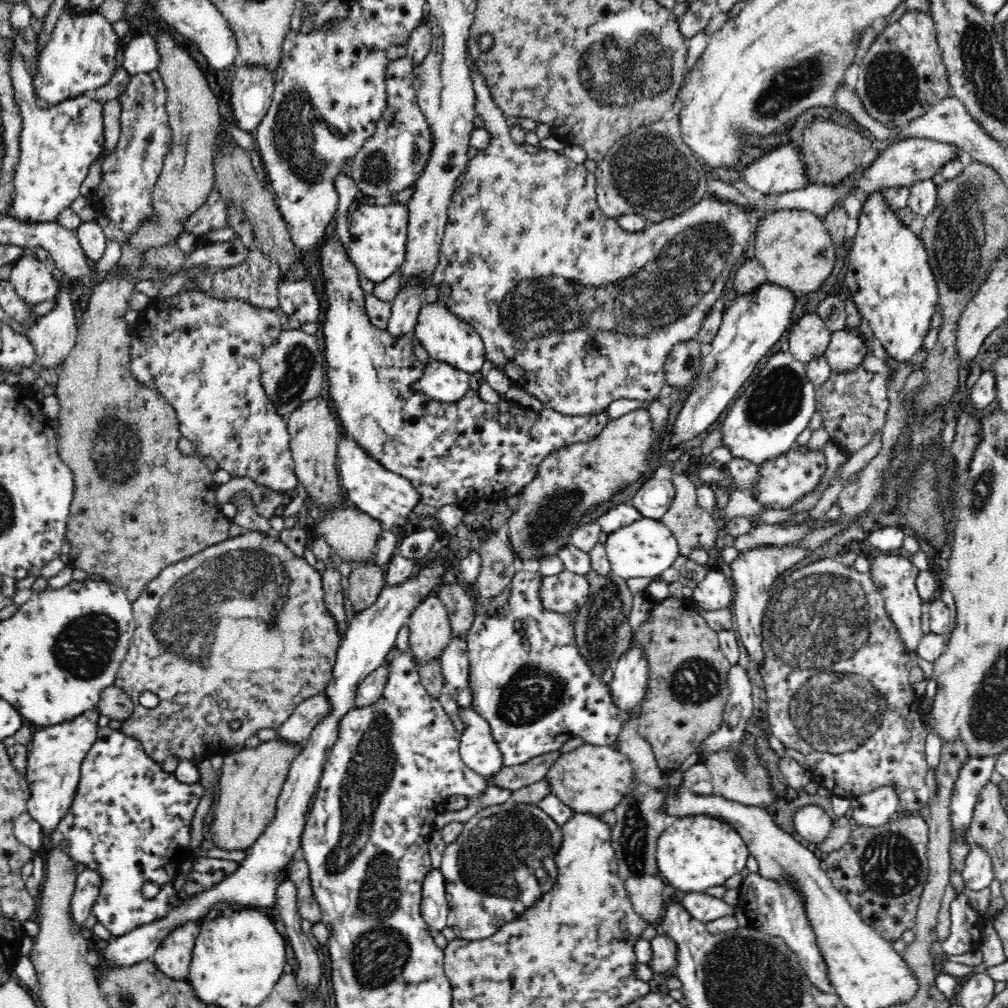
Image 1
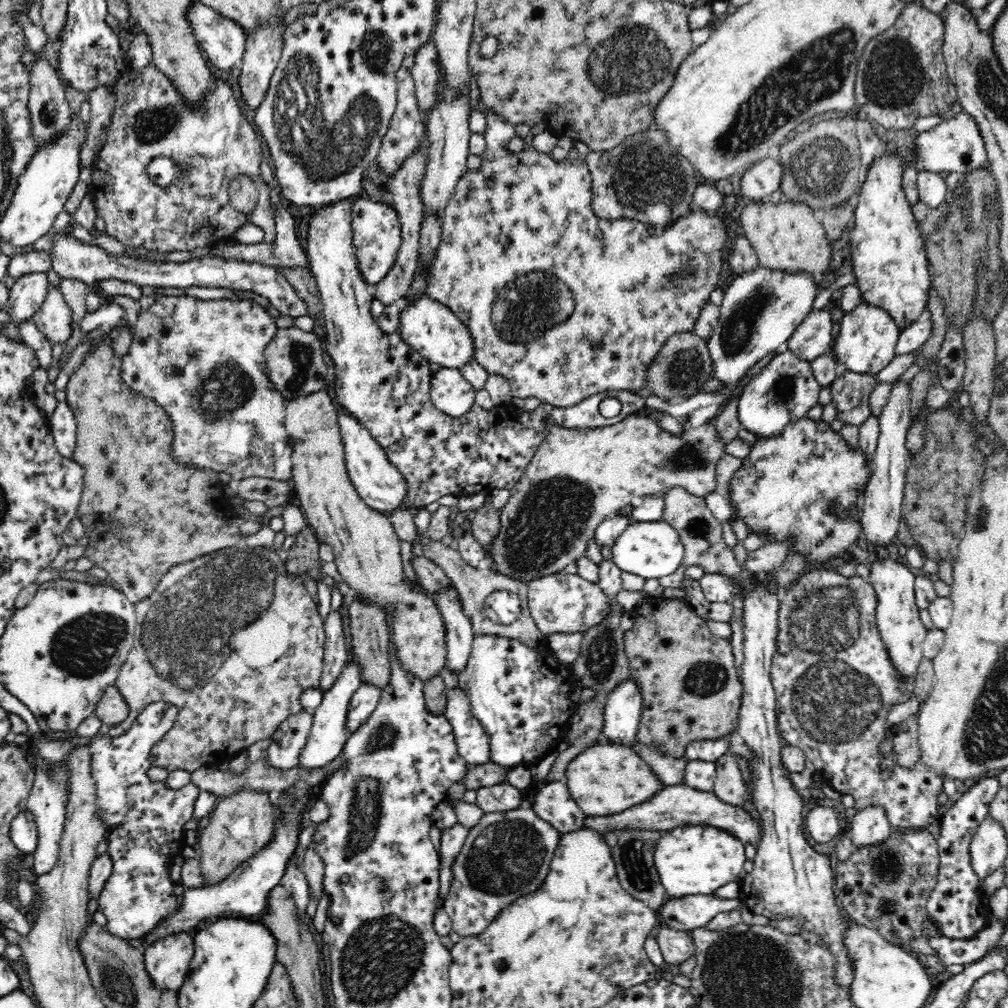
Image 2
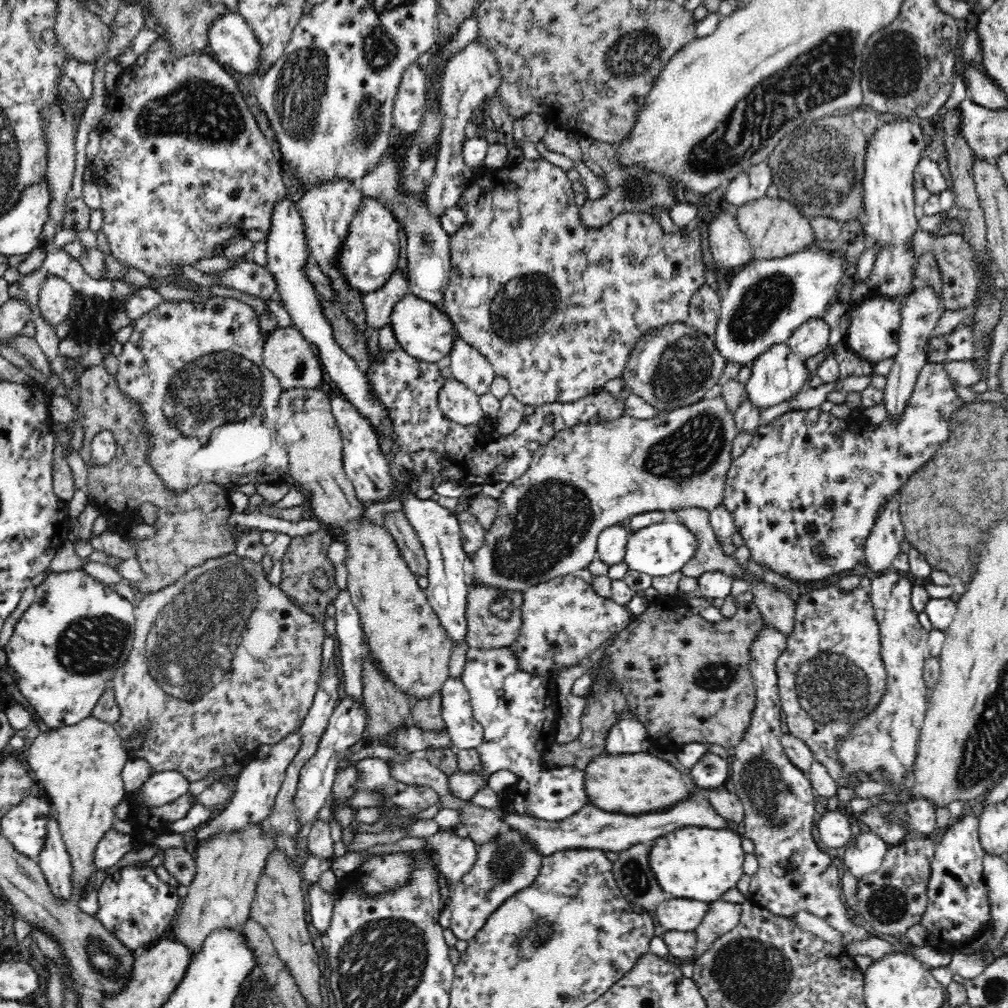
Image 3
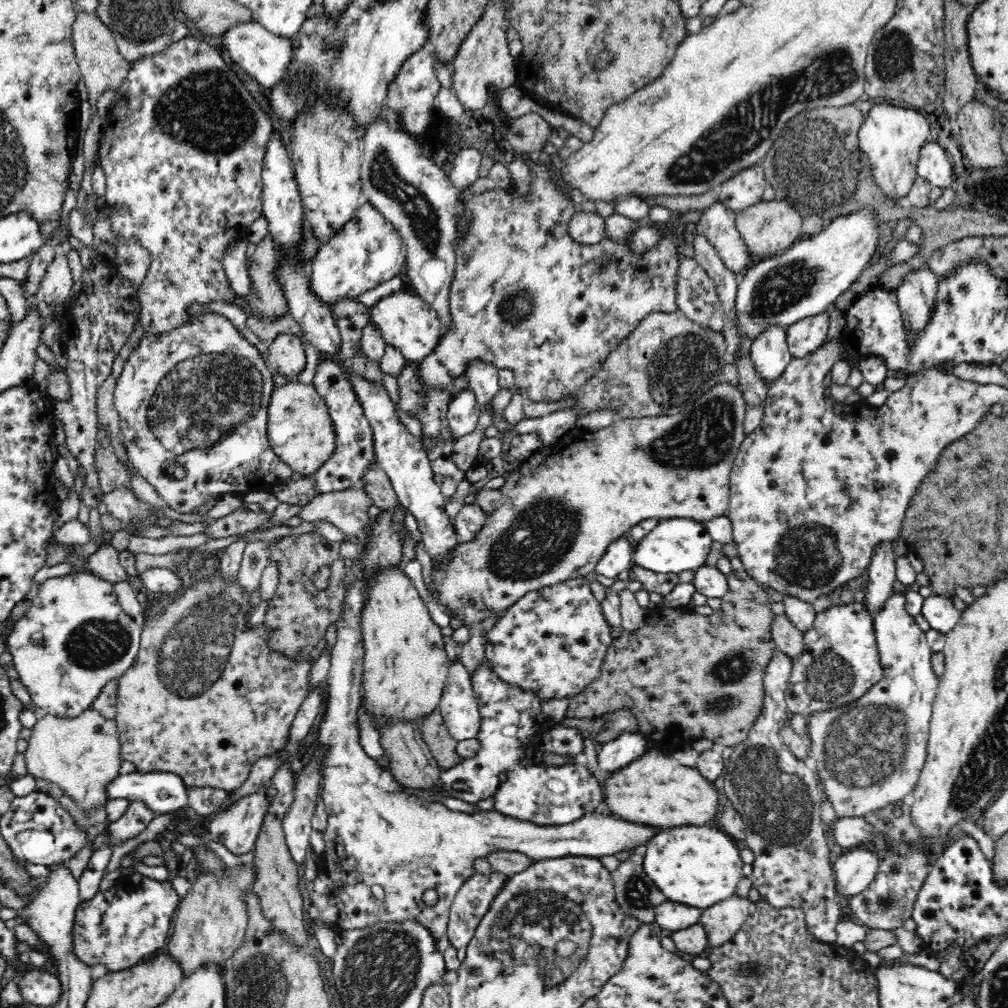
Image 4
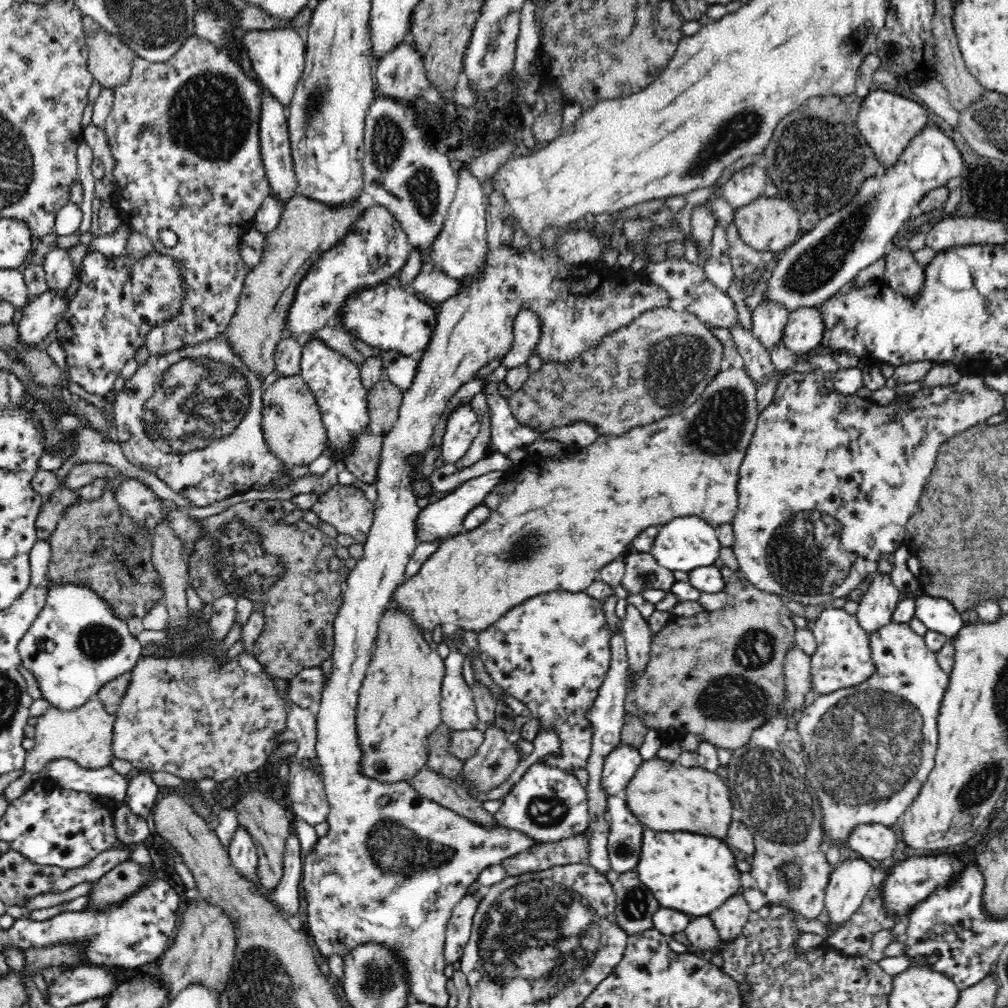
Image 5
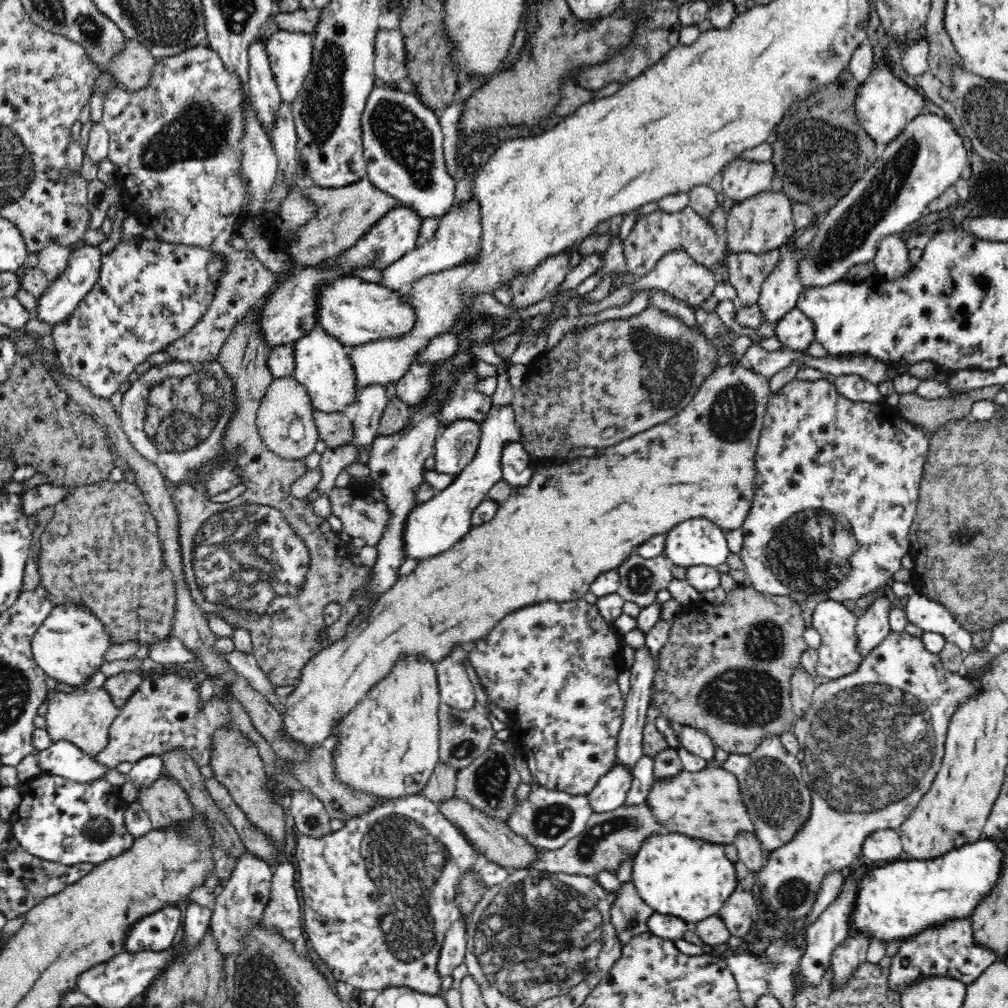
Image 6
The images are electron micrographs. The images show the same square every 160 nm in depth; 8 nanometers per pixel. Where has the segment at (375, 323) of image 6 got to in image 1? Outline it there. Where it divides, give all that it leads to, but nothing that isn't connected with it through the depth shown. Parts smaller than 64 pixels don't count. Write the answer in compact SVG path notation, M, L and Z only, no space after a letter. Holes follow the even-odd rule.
M442 303L423 305L417 318L414 335L431 358L452 365L455 369L467 372L467 374L472 375L474 372L482 370L483 364L487 360L484 341L475 328L450 313Z

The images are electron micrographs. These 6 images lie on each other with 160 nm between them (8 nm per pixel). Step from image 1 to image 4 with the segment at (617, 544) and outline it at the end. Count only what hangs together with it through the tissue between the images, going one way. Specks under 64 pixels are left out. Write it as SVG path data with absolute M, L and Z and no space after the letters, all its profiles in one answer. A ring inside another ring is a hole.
M689 518L661 519L646 536L642 537L642 540L637 542L630 567L624 572L620 572L615 579L627 580L634 567L642 567L664 574L679 574L684 570L696 570L704 565L712 540L713 538L708 534L703 522Z

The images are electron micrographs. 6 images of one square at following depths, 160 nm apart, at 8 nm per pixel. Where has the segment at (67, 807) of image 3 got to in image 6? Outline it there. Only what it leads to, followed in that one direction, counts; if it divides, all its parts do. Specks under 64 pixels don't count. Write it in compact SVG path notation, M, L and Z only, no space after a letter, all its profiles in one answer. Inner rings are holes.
M103 688L96 692L84 690L71 693L58 692L50 699L47 706L48 712L43 717L46 722L46 731L50 737L50 744L66 741L74 744L84 753L94 757L109 741L109 731L112 722L121 714L121 710L112 703L112 697Z

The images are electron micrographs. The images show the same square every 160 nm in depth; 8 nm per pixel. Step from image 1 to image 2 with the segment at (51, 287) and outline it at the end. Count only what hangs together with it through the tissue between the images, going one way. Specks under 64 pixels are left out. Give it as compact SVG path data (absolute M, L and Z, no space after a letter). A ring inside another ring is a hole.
M28 272L28 274L22 274L16 278L14 284L9 288L9 299L3 308L10 313L13 322L32 320L34 314L42 306L53 279L51 274L45 272Z

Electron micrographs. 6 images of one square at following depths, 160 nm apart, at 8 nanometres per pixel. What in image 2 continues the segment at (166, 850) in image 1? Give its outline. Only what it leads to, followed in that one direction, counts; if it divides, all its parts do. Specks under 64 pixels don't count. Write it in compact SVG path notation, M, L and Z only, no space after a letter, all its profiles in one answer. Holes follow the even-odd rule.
M158 701L149 704L141 716L132 724L130 730L122 736L110 734L96 734L89 739L90 767L92 779L96 785L96 819L104 825L104 838L107 852L112 860L112 872L108 877L101 895L97 900L97 912L106 917L106 930L118 938L127 941L142 938L148 934L157 922L176 912L179 902L174 894L174 883L170 876L169 866L174 858L180 855L187 846L184 840L186 830L184 824L193 817L195 802L201 792L194 783L186 784L178 790L172 790L165 785L165 781L154 781L148 777L151 767L150 751L152 746L164 736L177 720L177 708L168 702Z

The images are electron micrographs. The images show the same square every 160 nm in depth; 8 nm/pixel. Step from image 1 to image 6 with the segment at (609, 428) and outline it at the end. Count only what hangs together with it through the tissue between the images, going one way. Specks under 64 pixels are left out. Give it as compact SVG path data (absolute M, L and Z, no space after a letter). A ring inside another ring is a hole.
M729 364L723 367L718 366L713 374L706 378L706 381L698 389L694 398L678 414L670 417L670 420L652 426L644 432L634 434L612 446L599 447L593 456L572 458L570 462L563 462L559 466L546 463L540 467L536 466L532 472L532 478L526 486L511 487L510 496L499 505L494 518L477 527L472 527L468 534L462 537L460 542L456 542L452 548L424 558L416 568L408 575L403 575L398 582L380 596L380 600L372 607L372 612L368 620L362 622L360 626L350 627L347 631L346 640L332 644L330 648L318 652L310 662L302 669L297 687L285 698L286 714L284 714L285 732L300 741L302 744L325 744L330 730L333 729L335 721L348 715L362 700L372 686L376 686L403 655L422 655L422 657L436 664L448 657L453 647L462 645L465 642L476 642L488 636L488 633L495 625L498 625L508 614L547 601L569 602L576 601L584 597L590 590L591 584L596 581L600 574L608 570L617 569L630 555L635 552L637 546L648 540L654 534L660 534L672 530L676 524L688 520L692 517L706 517L716 523L723 530L734 530L742 526L744 518L748 516L752 498L754 498L754 454L756 454L757 442L760 438L763 418L770 396L769 380L754 371L744 368L740 364Z

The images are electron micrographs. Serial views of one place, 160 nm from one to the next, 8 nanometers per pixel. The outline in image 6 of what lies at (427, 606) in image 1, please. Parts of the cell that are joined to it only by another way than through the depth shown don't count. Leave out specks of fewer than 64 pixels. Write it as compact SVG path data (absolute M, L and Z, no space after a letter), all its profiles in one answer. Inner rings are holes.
M294 376L275 379L262 397L257 412L257 432L264 444L279 457L305 459L314 452L315 444L320 440L313 412L311 396ZM403 655L345 716L339 729L339 745L334 752L337 780L358 793L366 792L383 798L402 798L406 794L422 792L439 760L440 702L435 664L422 655Z

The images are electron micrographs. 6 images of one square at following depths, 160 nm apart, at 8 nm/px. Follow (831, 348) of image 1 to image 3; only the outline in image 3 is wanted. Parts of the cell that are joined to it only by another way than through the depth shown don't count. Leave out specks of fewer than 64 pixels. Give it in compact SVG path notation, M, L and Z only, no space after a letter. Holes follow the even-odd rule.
M869 296L864 302L860 301L860 304L850 305L848 311L850 324L844 344L851 348L858 358L867 361L871 366L885 358L894 357L897 349L899 311L900 304L890 297Z

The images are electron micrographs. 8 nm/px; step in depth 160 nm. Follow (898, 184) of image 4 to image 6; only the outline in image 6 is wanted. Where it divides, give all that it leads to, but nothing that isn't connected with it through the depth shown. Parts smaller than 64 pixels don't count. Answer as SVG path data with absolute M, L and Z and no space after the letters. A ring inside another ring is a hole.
M886 60L871 72L869 79L859 85L855 100L855 116L866 135L878 146L879 150L890 146L906 126L920 116L925 108L926 99L904 82L900 81L888 67Z

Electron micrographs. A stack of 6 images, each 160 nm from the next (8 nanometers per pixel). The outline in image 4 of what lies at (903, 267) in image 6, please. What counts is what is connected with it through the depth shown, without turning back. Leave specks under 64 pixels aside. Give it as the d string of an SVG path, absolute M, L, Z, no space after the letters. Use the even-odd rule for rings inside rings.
M928 268L909 272L895 288L897 303L906 333L906 347L913 349L915 340L927 327L933 313L939 278Z

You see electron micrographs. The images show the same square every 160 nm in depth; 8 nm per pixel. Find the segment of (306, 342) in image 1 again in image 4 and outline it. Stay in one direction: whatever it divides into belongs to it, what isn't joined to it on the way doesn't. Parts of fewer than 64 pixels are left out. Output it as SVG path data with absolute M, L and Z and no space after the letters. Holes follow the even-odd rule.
M280 333L269 344L264 359L280 377L286 377L288 383L296 382L307 366L305 344L296 334Z

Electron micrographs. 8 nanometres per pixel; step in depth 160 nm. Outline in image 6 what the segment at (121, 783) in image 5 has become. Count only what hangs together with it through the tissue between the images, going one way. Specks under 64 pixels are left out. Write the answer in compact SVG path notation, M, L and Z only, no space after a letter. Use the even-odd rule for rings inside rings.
M66 741L52 743L49 748L38 752L38 767L42 774L60 776L74 783L89 783L106 779L110 768L100 764L94 757Z

